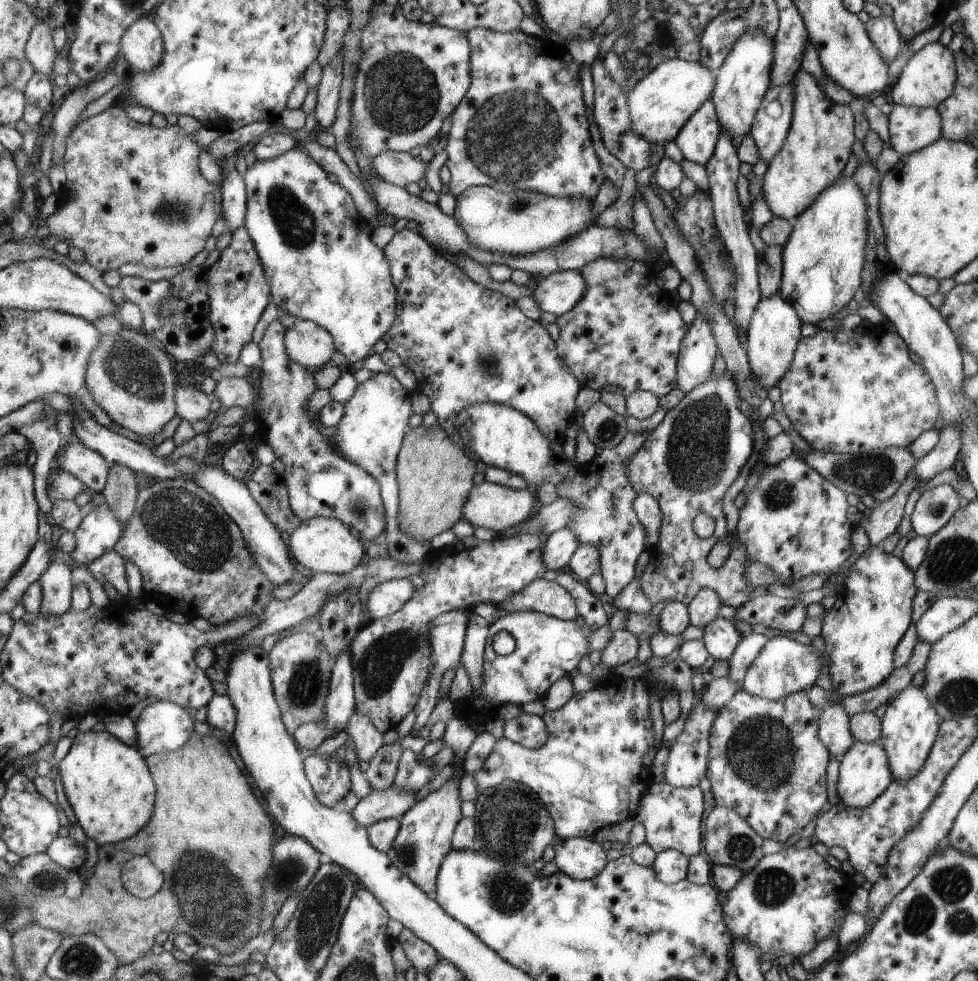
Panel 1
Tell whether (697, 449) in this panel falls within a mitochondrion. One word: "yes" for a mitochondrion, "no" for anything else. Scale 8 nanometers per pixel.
yes

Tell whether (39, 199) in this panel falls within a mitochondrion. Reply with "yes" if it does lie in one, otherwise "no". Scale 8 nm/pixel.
no

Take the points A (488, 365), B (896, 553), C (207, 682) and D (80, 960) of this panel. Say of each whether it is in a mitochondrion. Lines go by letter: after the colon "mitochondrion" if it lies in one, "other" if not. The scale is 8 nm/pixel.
A: mitochondrion
B: other
C: other
D: mitochondrion

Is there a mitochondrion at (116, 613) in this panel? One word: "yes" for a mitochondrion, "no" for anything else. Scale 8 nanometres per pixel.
no

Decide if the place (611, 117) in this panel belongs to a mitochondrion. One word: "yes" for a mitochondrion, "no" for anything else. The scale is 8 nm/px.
no

